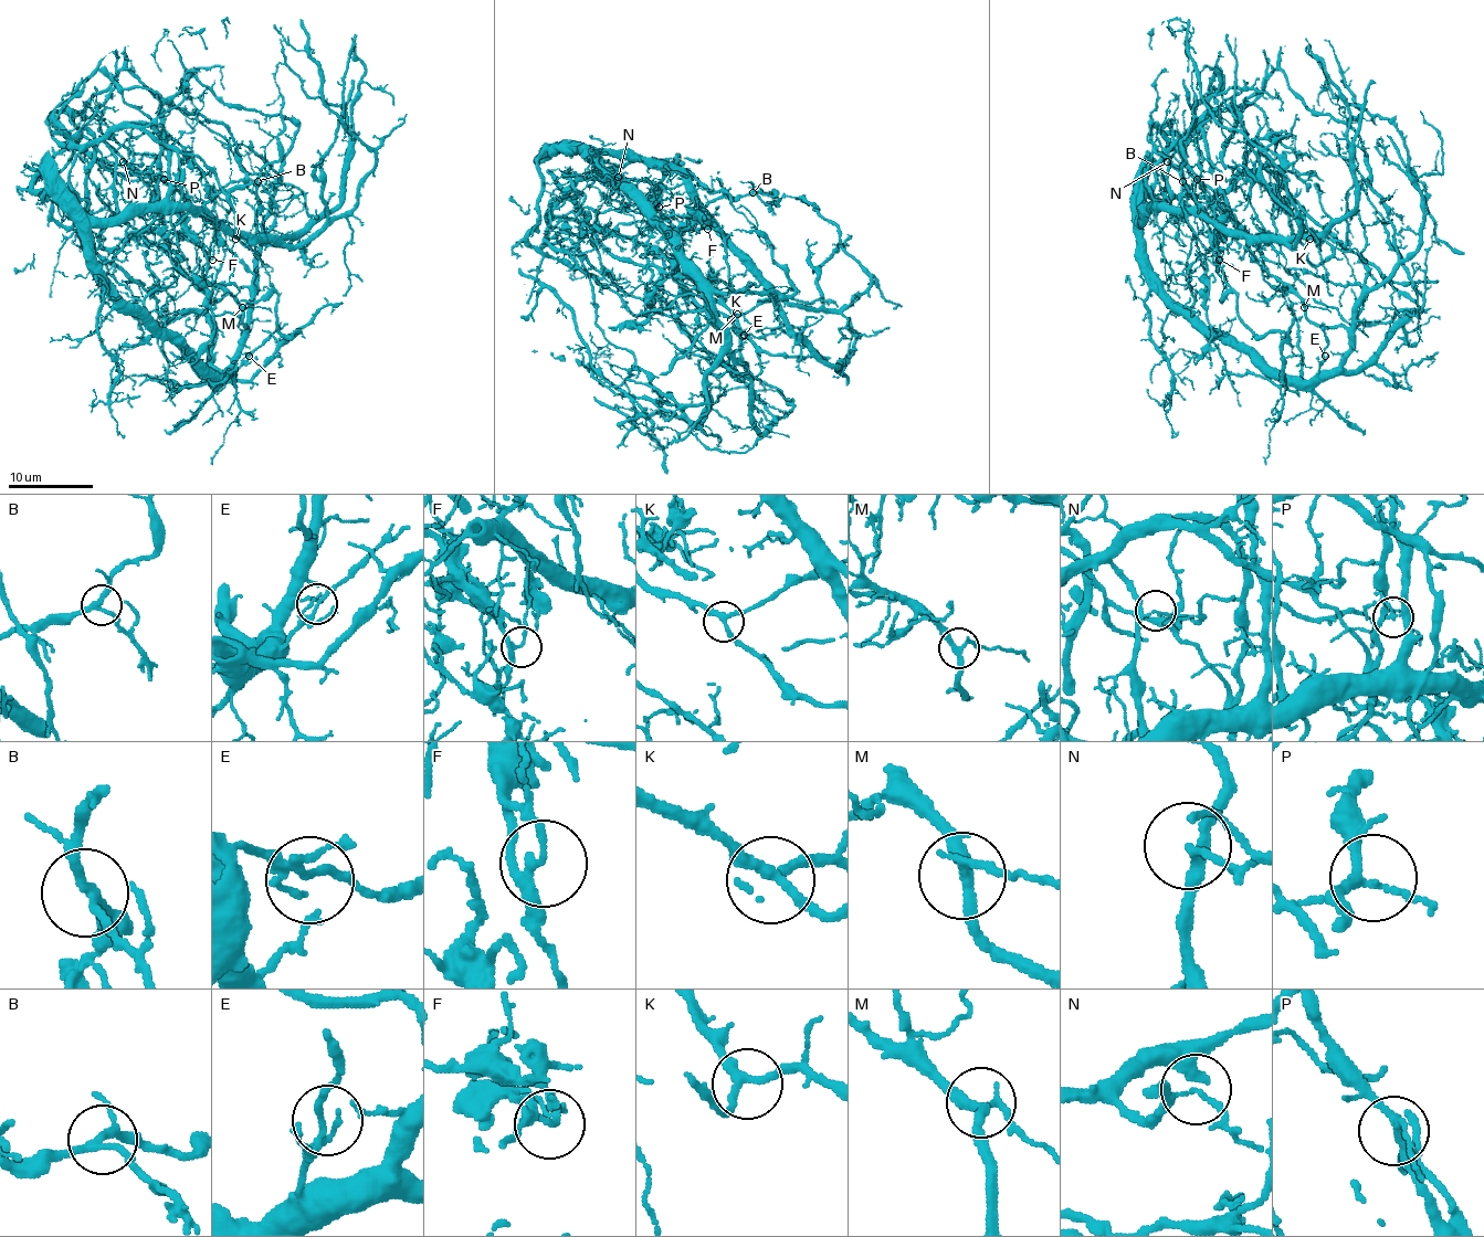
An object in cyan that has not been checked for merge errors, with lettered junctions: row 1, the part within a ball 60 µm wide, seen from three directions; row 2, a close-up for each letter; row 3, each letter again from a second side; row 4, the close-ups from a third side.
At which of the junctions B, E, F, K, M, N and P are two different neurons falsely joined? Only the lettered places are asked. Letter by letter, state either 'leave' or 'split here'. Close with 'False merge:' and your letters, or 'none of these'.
B: leave
E: leave
F: split here
K: leave
M: leave
N: split here
P: leave
False merge: F, N

